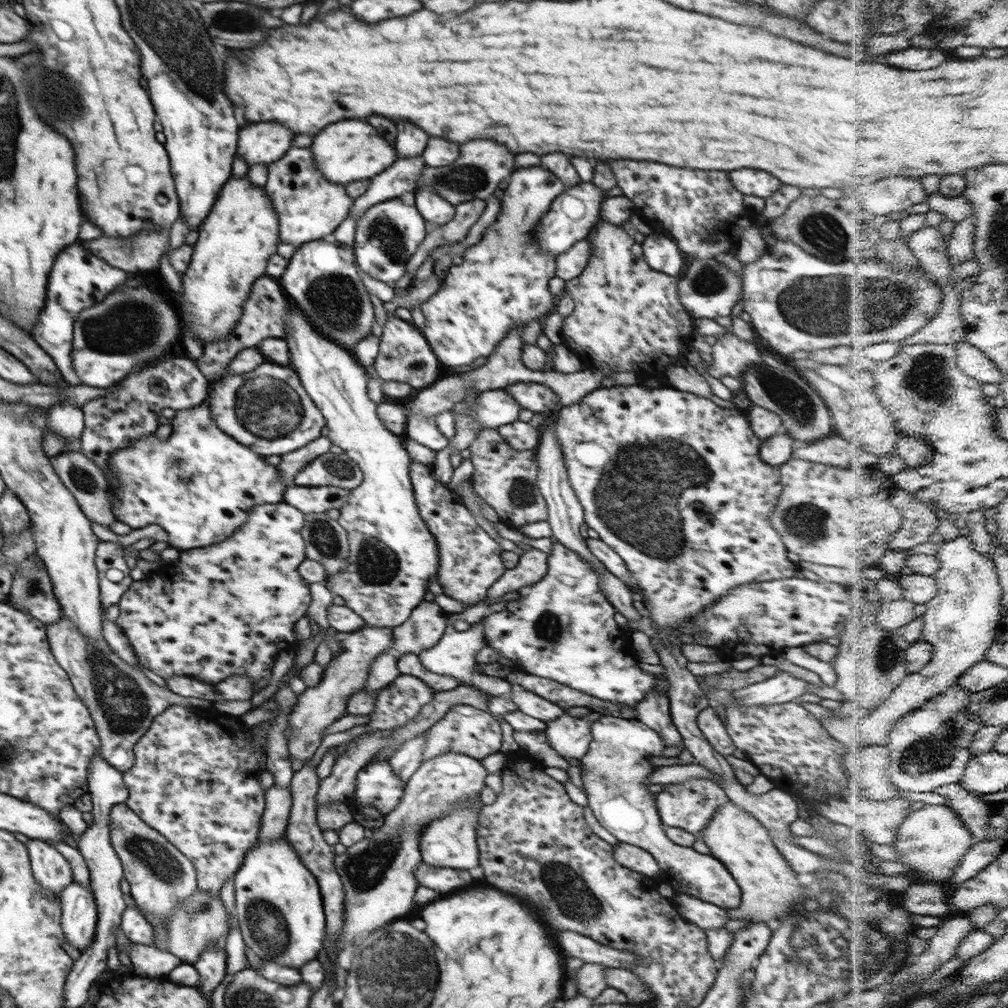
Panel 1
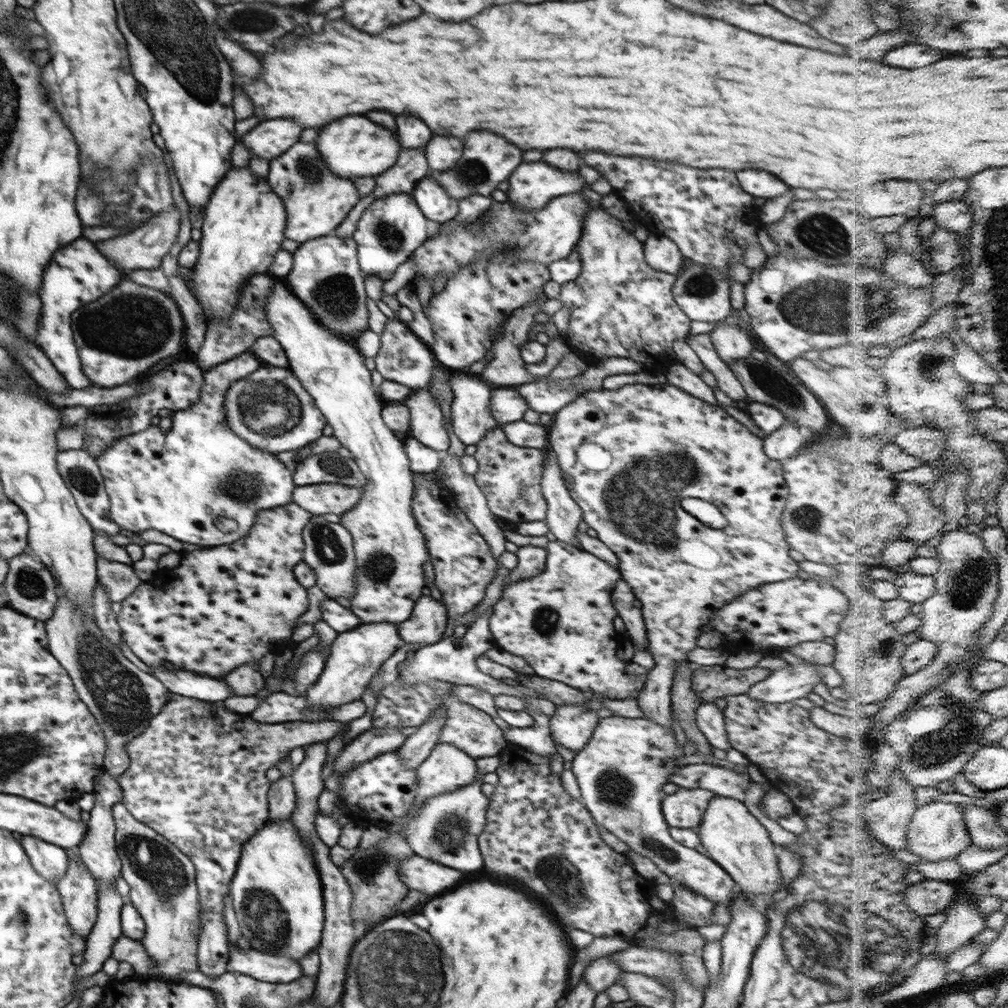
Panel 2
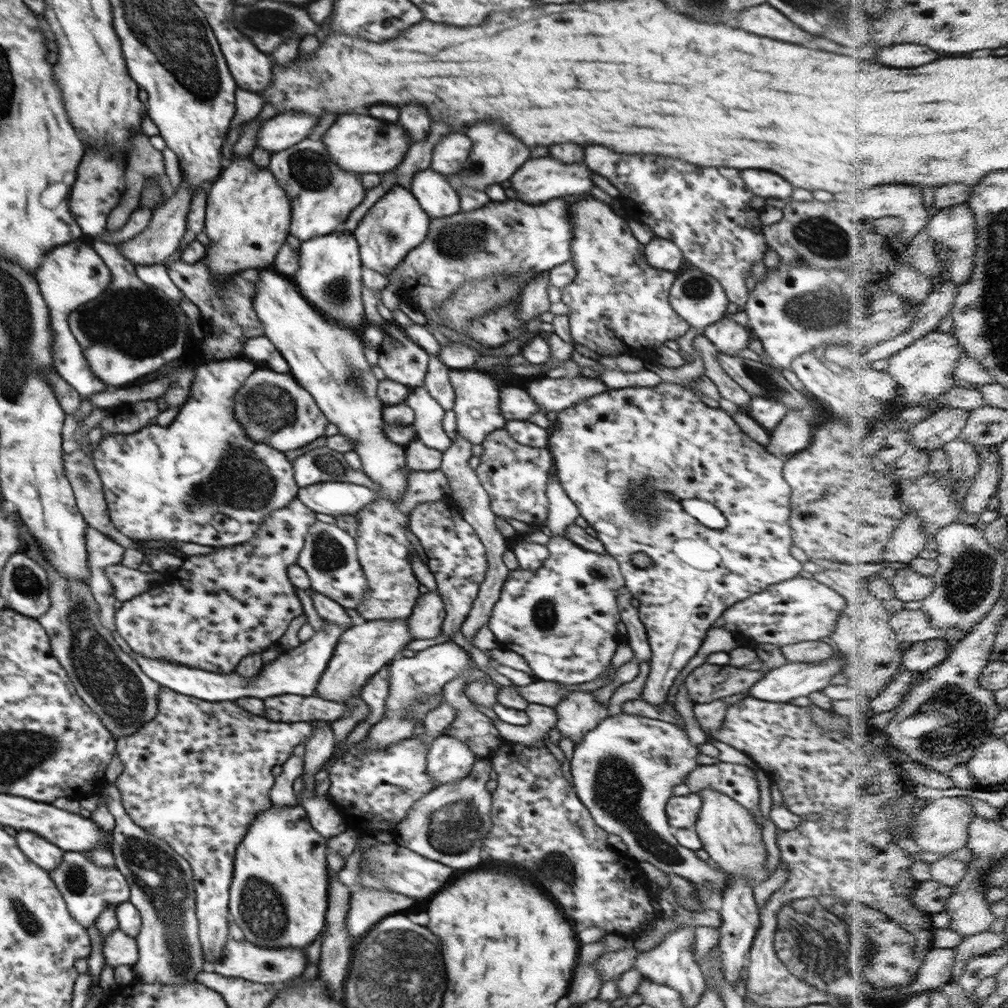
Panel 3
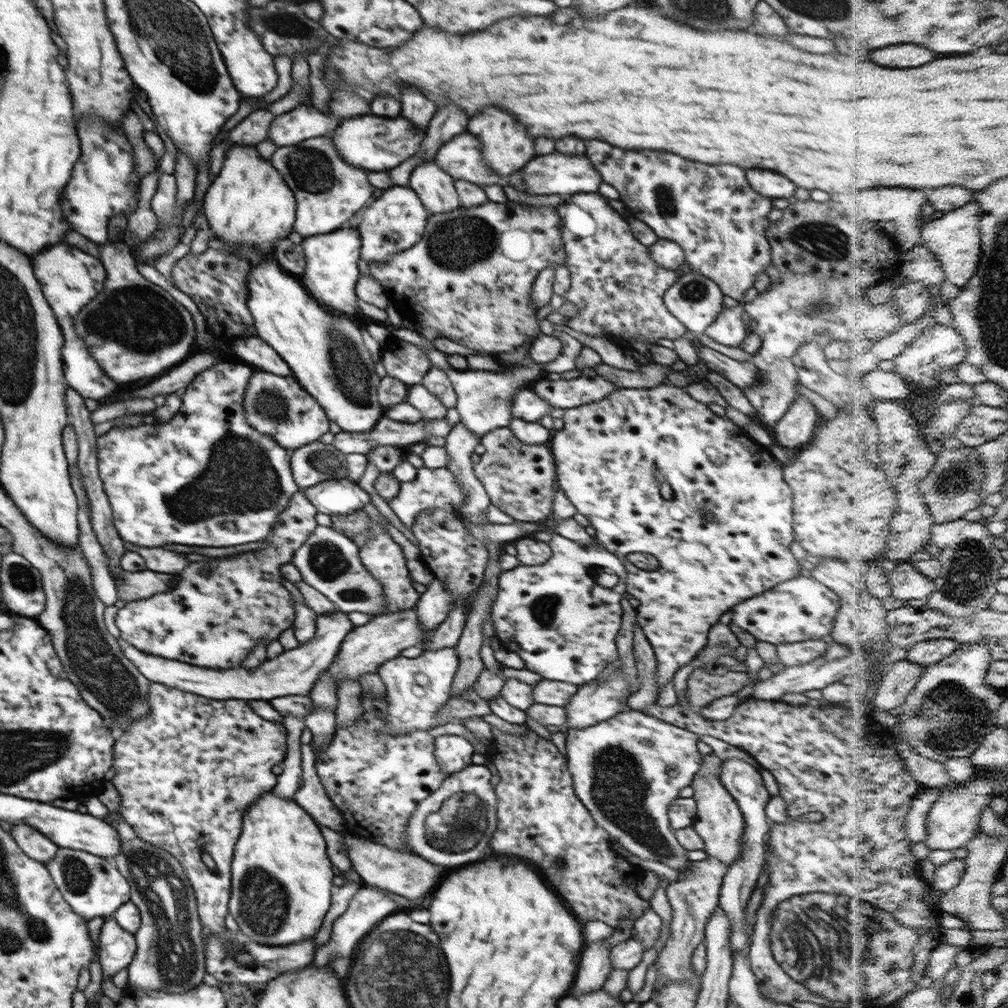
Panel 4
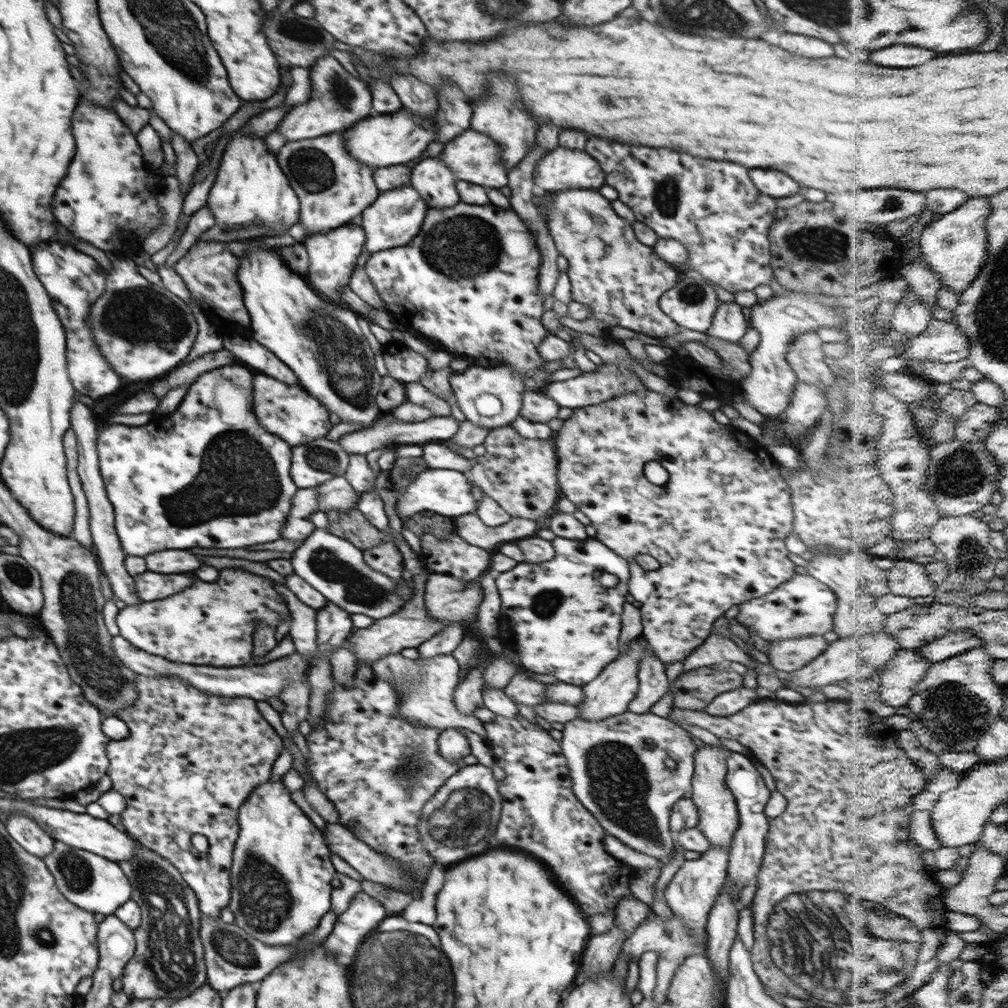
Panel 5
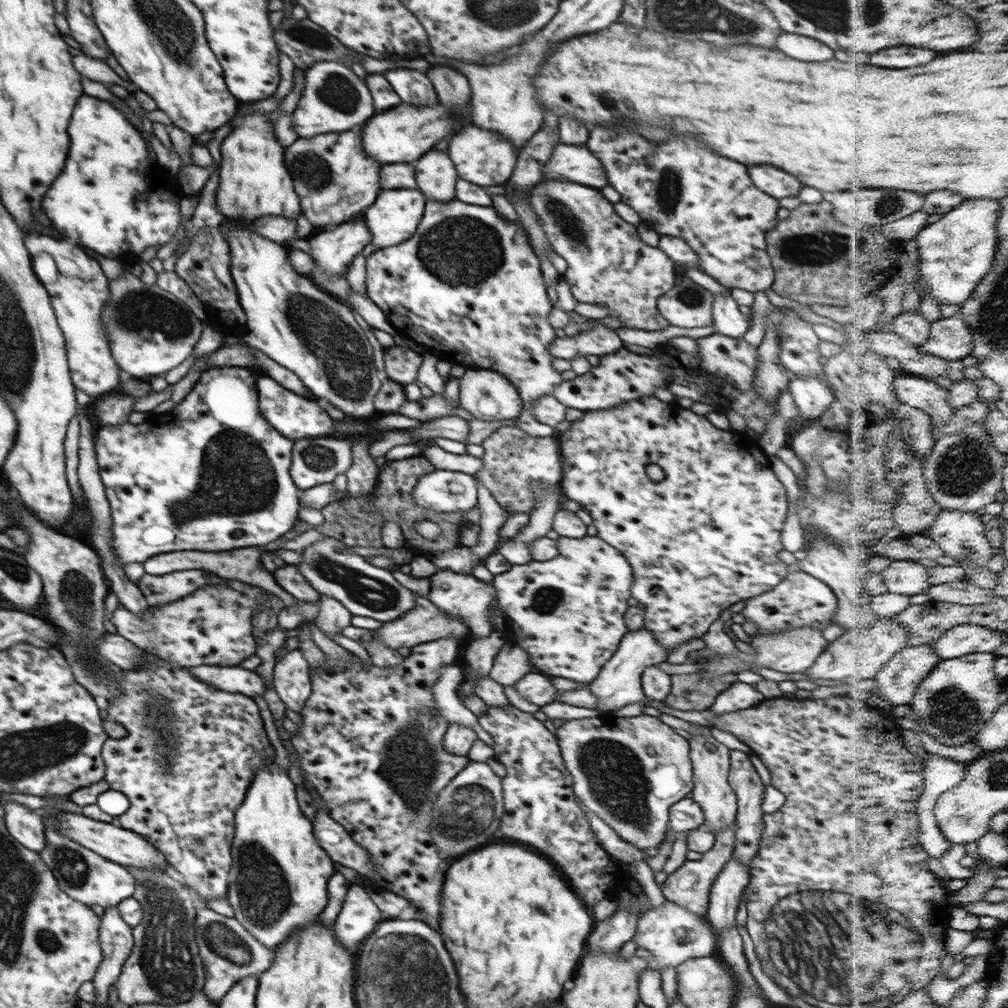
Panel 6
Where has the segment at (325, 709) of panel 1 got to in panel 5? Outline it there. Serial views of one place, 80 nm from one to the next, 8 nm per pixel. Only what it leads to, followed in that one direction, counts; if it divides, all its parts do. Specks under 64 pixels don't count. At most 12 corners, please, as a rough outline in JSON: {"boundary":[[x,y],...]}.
{"boundary":[[431,570],[414,574],[400,612],[355,629],[348,649],[361,663],[417,648],[450,622],[430,619],[424,602]]}

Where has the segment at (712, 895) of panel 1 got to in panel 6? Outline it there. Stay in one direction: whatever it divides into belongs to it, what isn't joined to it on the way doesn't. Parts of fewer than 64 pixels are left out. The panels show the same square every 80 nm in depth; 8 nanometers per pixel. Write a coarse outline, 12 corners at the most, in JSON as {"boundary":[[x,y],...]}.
{"boundary":[[658,717],[557,723],[573,793],[655,853],[694,786]]}

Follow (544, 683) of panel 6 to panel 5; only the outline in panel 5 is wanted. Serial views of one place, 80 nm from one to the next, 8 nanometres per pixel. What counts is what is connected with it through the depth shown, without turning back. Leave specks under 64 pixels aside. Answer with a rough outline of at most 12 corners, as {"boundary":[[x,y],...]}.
{"boundary":[[514,675],[503,688],[516,704],[534,706],[549,702],[546,684]]}

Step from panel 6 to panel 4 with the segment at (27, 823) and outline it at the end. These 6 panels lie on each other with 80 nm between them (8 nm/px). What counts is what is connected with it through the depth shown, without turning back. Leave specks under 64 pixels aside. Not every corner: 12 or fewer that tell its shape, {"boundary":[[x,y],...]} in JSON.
{"boundary":[[27,824],[11,835],[30,858],[50,862],[59,846]]}

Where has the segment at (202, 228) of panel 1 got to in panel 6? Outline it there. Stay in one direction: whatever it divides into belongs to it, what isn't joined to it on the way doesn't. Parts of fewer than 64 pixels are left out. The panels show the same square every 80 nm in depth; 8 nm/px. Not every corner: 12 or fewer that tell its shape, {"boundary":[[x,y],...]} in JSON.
{"boundary":[[267,113],[221,148],[225,219],[294,218],[299,196]]}

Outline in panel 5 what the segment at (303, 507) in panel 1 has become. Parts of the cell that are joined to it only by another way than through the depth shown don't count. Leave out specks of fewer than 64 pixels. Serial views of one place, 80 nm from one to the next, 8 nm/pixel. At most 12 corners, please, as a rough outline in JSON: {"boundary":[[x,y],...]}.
{"boundary":[[345,475],[318,486],[318,507],[326,511],[356,509],[361,494]]}

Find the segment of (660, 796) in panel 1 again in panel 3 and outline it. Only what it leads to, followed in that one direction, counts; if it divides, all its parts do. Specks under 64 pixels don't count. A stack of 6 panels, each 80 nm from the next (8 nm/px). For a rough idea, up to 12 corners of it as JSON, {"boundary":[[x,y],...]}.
{"boundary":[[700,793],[672,795],[665,806],[672,829],[694,828]]}

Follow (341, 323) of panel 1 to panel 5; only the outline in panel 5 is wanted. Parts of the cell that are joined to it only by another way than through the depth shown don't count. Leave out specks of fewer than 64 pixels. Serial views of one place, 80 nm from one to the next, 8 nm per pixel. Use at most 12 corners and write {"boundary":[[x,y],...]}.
{"boundary":[[346,224],[302,242],[304,274],[326,300],[348,307],[366,233]]}

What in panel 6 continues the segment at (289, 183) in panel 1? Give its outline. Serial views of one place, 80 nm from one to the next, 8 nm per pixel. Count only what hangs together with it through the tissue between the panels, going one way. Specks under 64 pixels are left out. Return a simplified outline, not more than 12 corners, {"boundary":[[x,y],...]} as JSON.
{"boundary":[[350,130],[298,138],[284,162],[315,232],[382,191]]}

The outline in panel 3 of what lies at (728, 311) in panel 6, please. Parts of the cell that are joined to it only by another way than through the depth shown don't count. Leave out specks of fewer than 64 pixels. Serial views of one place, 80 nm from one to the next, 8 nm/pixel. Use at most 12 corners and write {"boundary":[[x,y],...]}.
{"boundary":[[723,316],[703,335],[720,353],[747,348],[752,332]]}

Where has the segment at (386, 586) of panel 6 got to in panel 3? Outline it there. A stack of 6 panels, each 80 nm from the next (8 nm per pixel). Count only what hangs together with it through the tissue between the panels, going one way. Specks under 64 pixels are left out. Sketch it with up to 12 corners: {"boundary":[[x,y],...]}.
{"boundary":[[316,520],[296,564],[314,591],[357,610],[368,590],[356,542]]}

